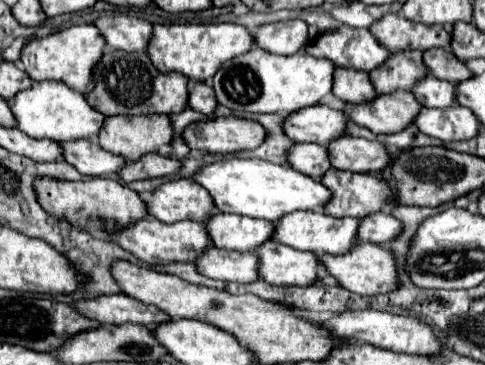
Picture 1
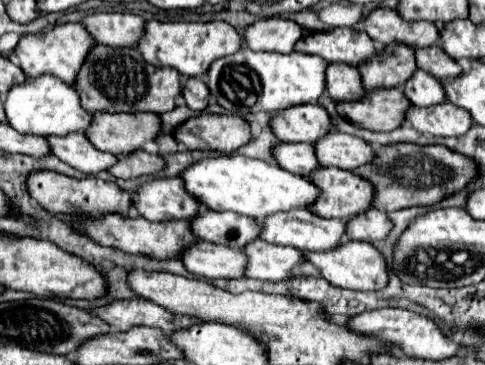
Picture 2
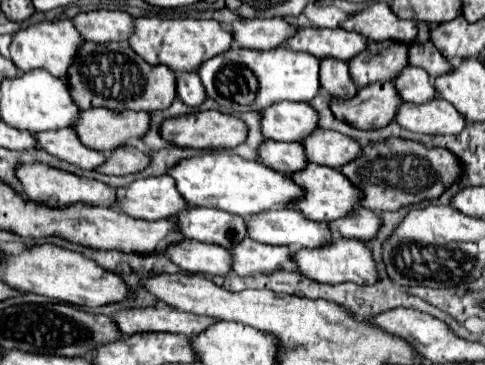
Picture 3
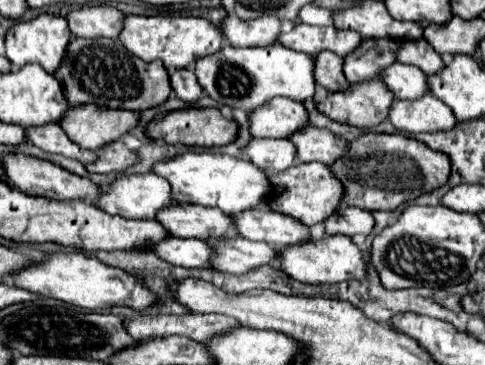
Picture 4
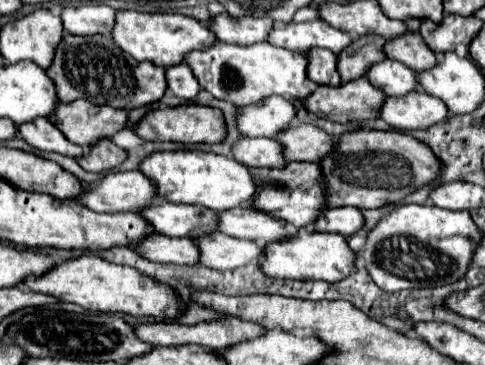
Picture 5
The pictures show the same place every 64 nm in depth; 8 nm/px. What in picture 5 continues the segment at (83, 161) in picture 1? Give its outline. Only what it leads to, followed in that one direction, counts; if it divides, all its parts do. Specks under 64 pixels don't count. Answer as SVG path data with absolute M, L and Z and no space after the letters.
M38 118L34 122L18 126L18 134L20 134L20 138L24 138L30 146L34 146L38 150L58 152L58 154L72 156L72 158L82 156L82 148L68 142L66 136L48 118Z

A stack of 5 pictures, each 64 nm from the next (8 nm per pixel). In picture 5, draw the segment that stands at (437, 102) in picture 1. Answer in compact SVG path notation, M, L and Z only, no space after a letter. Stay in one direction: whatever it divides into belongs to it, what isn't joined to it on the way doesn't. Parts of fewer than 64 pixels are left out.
M384 60L368 70L368 80L388 96L406 96L418 88L416 72L396 60Z

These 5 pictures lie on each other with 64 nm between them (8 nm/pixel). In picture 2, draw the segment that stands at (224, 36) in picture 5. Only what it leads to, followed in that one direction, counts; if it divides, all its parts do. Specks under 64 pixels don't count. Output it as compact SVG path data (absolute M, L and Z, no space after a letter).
M268 18L262 22L254 22L244 32L244 42L252 50L264 52L294 52L296 40L304 36L304 28L294 20Z

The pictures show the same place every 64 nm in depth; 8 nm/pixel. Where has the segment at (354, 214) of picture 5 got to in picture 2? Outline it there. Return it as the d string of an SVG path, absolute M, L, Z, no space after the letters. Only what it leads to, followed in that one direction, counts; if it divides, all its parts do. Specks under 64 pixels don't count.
M370 208L368 212L354 216L348 224L346 236L350 240L362 240L362 242L380 242L388 232L392 230L392 220L388 220L384 210Z

